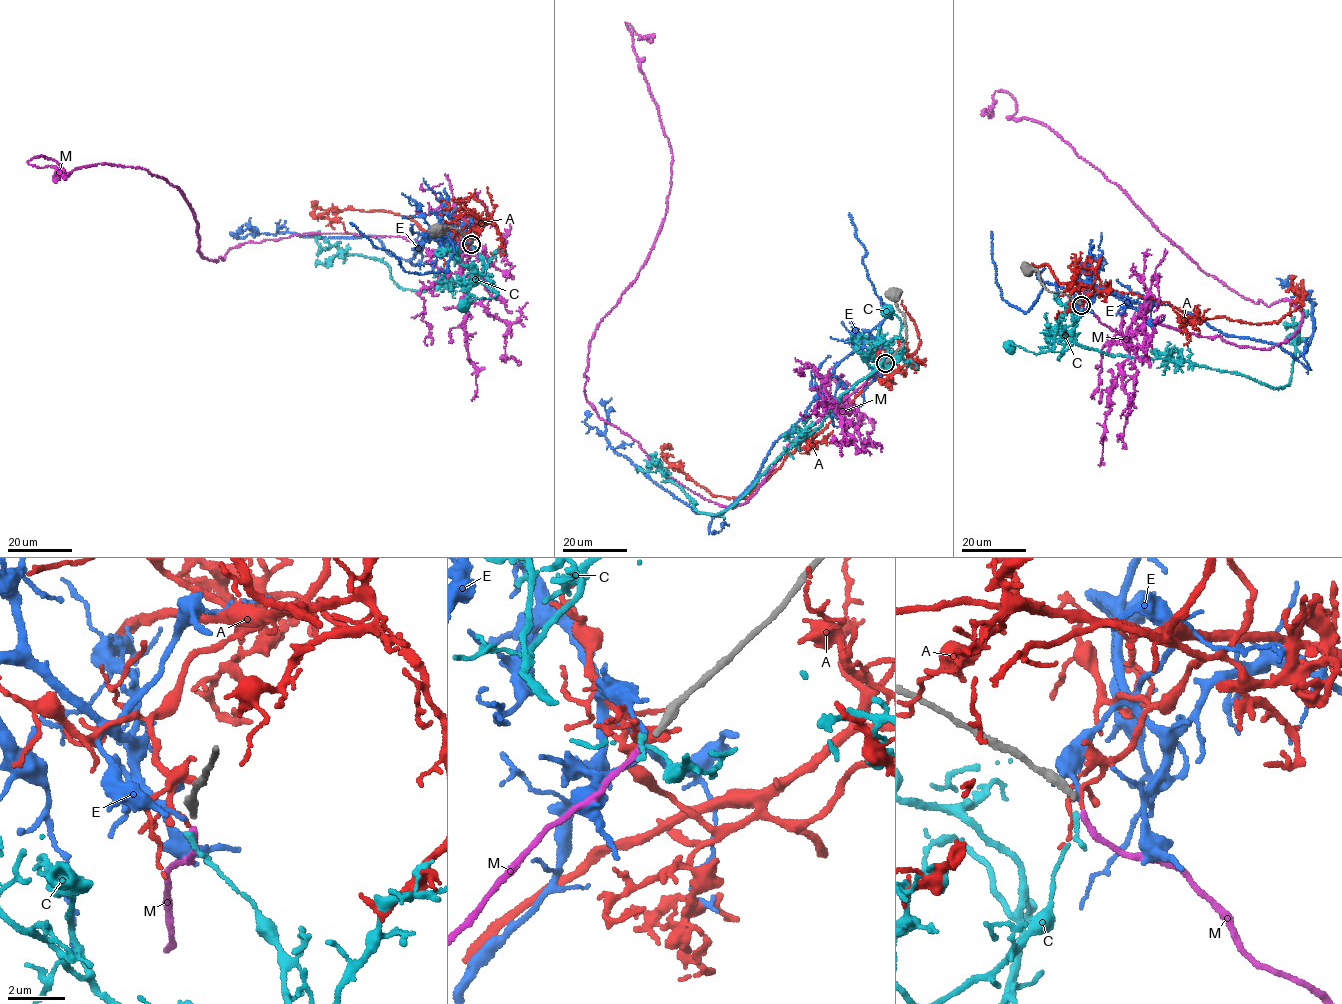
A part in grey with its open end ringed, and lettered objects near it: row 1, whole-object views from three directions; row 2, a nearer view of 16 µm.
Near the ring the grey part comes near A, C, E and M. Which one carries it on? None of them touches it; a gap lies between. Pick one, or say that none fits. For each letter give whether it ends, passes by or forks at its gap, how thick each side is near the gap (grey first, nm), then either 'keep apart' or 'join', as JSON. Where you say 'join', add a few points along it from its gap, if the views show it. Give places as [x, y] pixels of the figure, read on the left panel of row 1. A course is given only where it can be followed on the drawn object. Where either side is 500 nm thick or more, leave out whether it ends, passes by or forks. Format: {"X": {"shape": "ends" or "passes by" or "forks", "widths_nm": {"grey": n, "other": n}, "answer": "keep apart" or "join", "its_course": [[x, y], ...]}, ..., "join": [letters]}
{"A": {"shape": "passes by", "widths_nm": {"grey": 280, "other": 150}, "answer": "keep apart"}, "C": {"shape": "passes by", "widths_nm": {"grey": 280, "other": 120}, "answer": "keep apart"}, "E": {"shape": "ends", "widths_nm": {"grey": 280, "other": 120}, "answer": "keep apart"}, "M": {"shape": "ends", "widths_nm": {"grey": 280, "other": 200}, "answer": "join", "its_course": [[472, 244], [462, 266], [449, 246], [294, 234], [216, 262], [166, 180], [27, 161], [65, 180]]}, "join": ["M"]}

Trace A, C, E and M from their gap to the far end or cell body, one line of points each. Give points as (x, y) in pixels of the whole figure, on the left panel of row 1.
A: (471, 244), (474, 220), (450, 224), (446, 236), (381, 210), (344, 209), (334, 219), (316, 217), (311, 201)
C: (471, 245), (480, 257), (483, 269), (480, 274), (497, 292), (495, 298), (473, 298), (463, 305)
E: (471, 244), (452, 226), (434, 228), (411, 259), (395, 258), (372, 237), (243, 232), (242, 225)
M: (472, 244), (462, 266), (449, 246), (294, 234), (216, 262), (166, 180), (27, 161), (65, 180)

